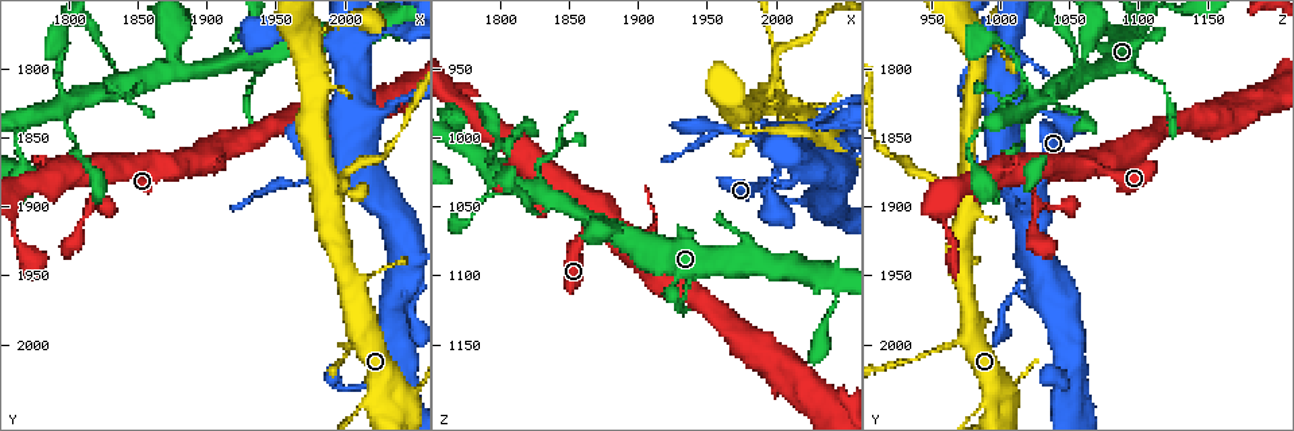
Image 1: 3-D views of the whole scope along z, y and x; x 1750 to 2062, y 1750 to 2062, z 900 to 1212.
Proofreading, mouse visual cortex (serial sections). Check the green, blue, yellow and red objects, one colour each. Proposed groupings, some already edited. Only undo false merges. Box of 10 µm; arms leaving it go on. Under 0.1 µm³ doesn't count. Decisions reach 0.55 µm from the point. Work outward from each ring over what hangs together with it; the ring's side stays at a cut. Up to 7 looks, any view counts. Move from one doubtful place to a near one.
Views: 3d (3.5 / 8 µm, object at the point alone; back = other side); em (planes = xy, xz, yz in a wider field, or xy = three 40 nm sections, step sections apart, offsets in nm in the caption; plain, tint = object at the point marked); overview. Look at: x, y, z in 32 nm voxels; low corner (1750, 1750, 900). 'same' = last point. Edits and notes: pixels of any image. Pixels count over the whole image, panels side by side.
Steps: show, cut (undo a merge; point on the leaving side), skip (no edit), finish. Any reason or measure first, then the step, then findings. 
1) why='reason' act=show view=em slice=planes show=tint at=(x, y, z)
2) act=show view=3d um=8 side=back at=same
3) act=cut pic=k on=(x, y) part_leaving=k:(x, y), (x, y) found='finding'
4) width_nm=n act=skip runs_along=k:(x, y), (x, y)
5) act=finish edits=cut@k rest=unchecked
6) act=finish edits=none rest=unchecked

act=show view=3d um=3.5 at=(1810, 1912, 1024)

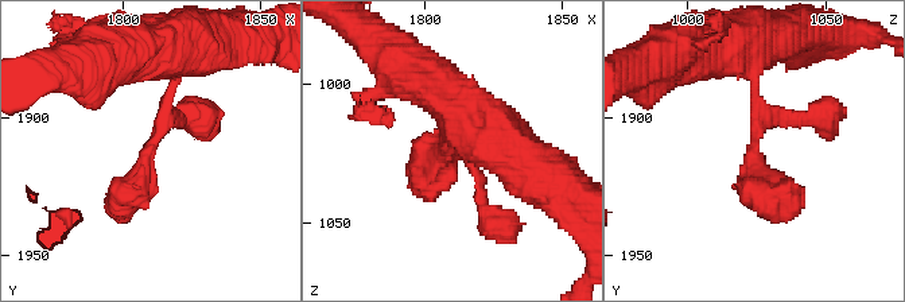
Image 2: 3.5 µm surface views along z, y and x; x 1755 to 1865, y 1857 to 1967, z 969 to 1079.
act=skip runs_along=2:(737, 45), (754, 70), (758, 182), (800, 206) found='continuous, no second cell'

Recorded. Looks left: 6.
why='thick turns thin' act=show view=3d um=3.5 at=(2004, 2002, 964)

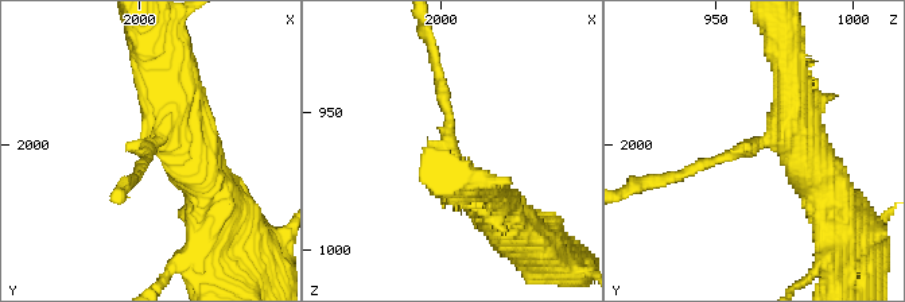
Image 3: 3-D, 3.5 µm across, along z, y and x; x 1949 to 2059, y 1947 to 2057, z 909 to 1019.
arm_widths_nm=150,500 act=show view=em slice=xy step=1 show=tint at=(2005, 2000, 965)

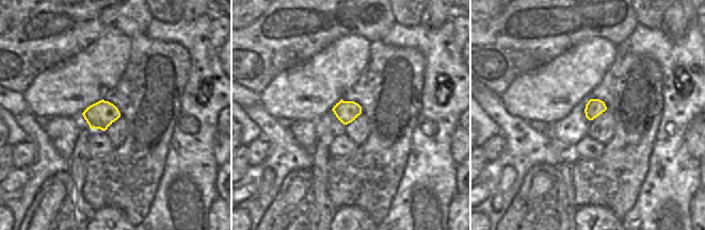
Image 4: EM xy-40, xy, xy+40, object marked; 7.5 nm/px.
width_nm=160 act=cut pic=3 on=(678, 177) part_leaving=3:(721, 157), (641, 186) found='a second cell is stuck on'

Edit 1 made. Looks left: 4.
why='redraw' act=show view=overview

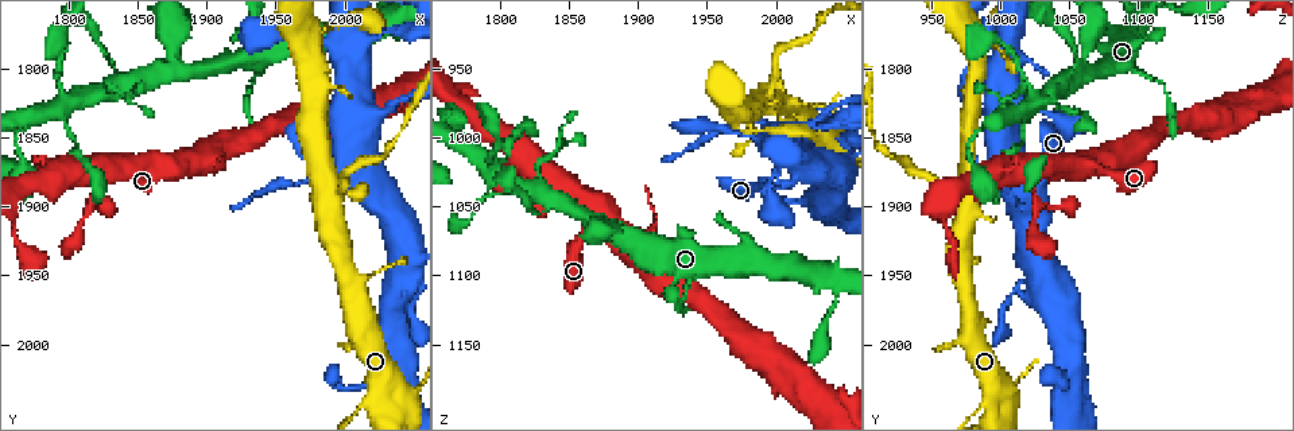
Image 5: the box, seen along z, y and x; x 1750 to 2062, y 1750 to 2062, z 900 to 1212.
why='branch point' act=show view=3d um=3.5 at=(1994, 1892, 972)

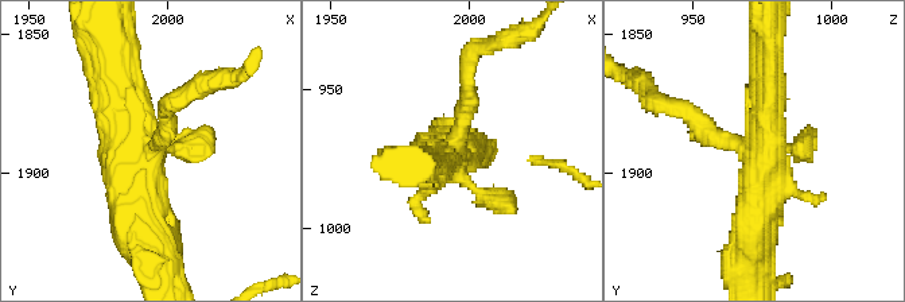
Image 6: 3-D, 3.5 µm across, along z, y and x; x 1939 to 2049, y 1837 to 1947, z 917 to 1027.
why='now the EM' act=show view=em slice=xy step=1 show=tint at=(1994, 1893, 972)

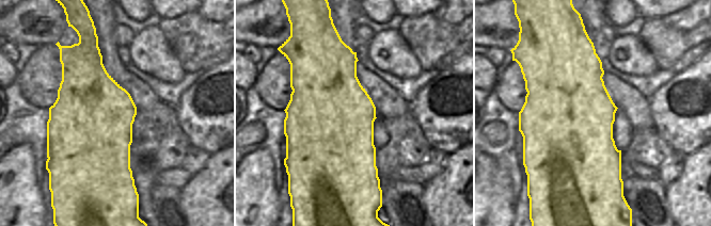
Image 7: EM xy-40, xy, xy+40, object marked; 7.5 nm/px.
why='another direction' act=show view=em slice=xy step=3 show=tint at=same

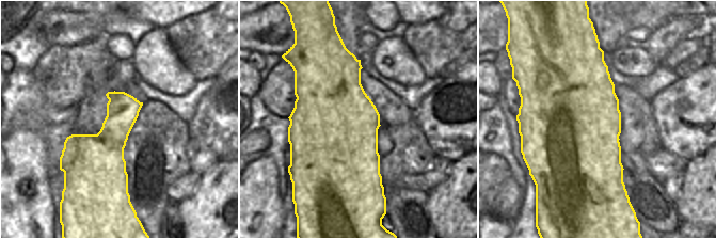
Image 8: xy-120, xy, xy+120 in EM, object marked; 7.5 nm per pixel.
act=cut pic=6 on=(470, 62) part_leaving=6:(467, 105), (472, 54), (517, 37) found='two cells meet here'

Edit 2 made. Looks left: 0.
act=finish edits=cut@3,cut@6 rest=unchecked

